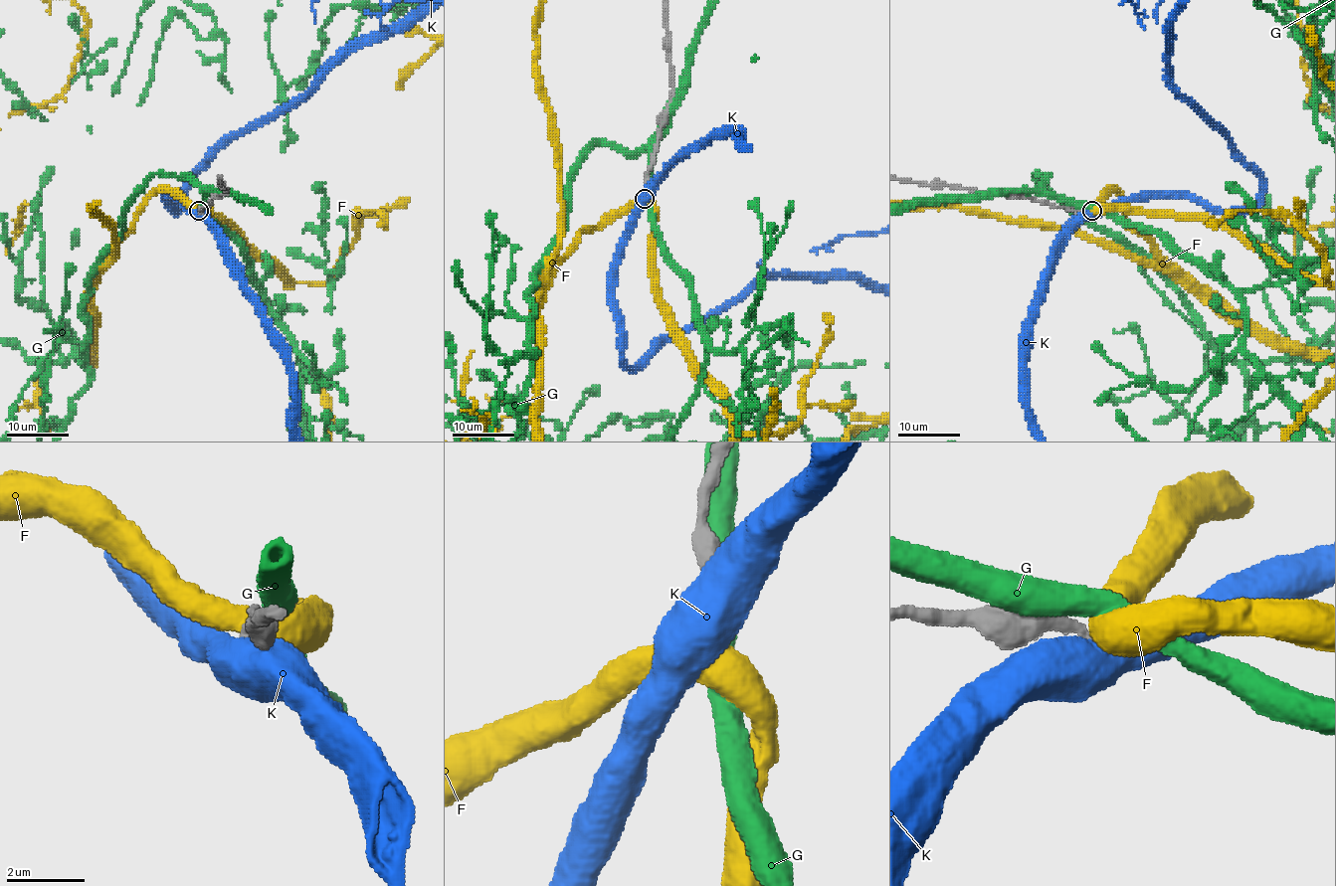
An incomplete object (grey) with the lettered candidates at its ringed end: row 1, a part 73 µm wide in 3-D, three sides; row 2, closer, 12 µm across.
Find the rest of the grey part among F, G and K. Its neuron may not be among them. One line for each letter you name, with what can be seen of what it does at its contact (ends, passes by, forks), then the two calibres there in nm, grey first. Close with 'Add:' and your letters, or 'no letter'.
Add: no letter

